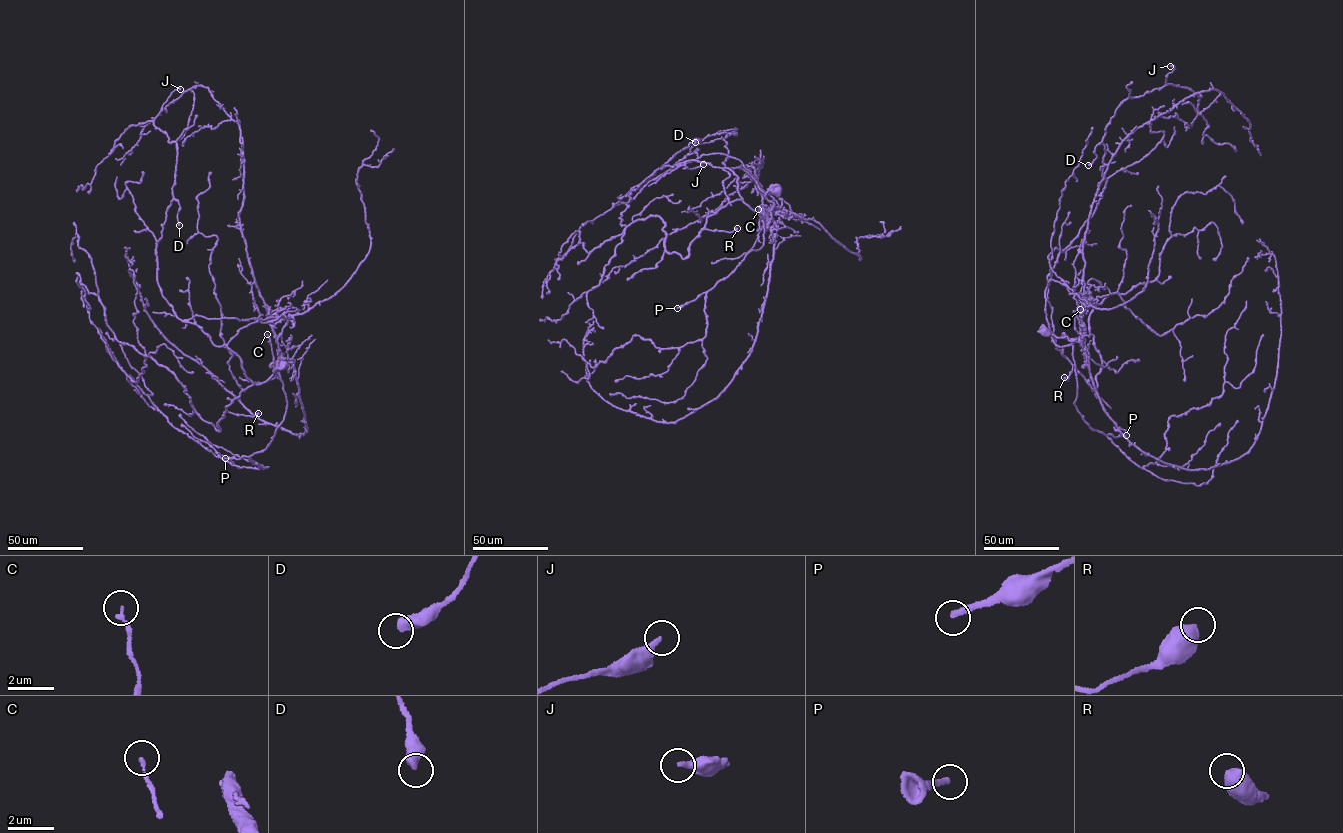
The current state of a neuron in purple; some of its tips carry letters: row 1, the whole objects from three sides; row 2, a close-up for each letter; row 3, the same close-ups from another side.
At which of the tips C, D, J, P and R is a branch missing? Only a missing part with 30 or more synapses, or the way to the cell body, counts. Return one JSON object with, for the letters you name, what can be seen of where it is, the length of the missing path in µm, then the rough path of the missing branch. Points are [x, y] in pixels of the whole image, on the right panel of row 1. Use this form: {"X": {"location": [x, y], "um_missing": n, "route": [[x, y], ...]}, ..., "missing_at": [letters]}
{"P": {"location": [1126, 435], "um_missing": 60, "route": [[1126, 435], [1130, 425], [1138, 427], [1143, 422], [1146, 406], [1167, 389]]}, "missing_at": ["P"]}

